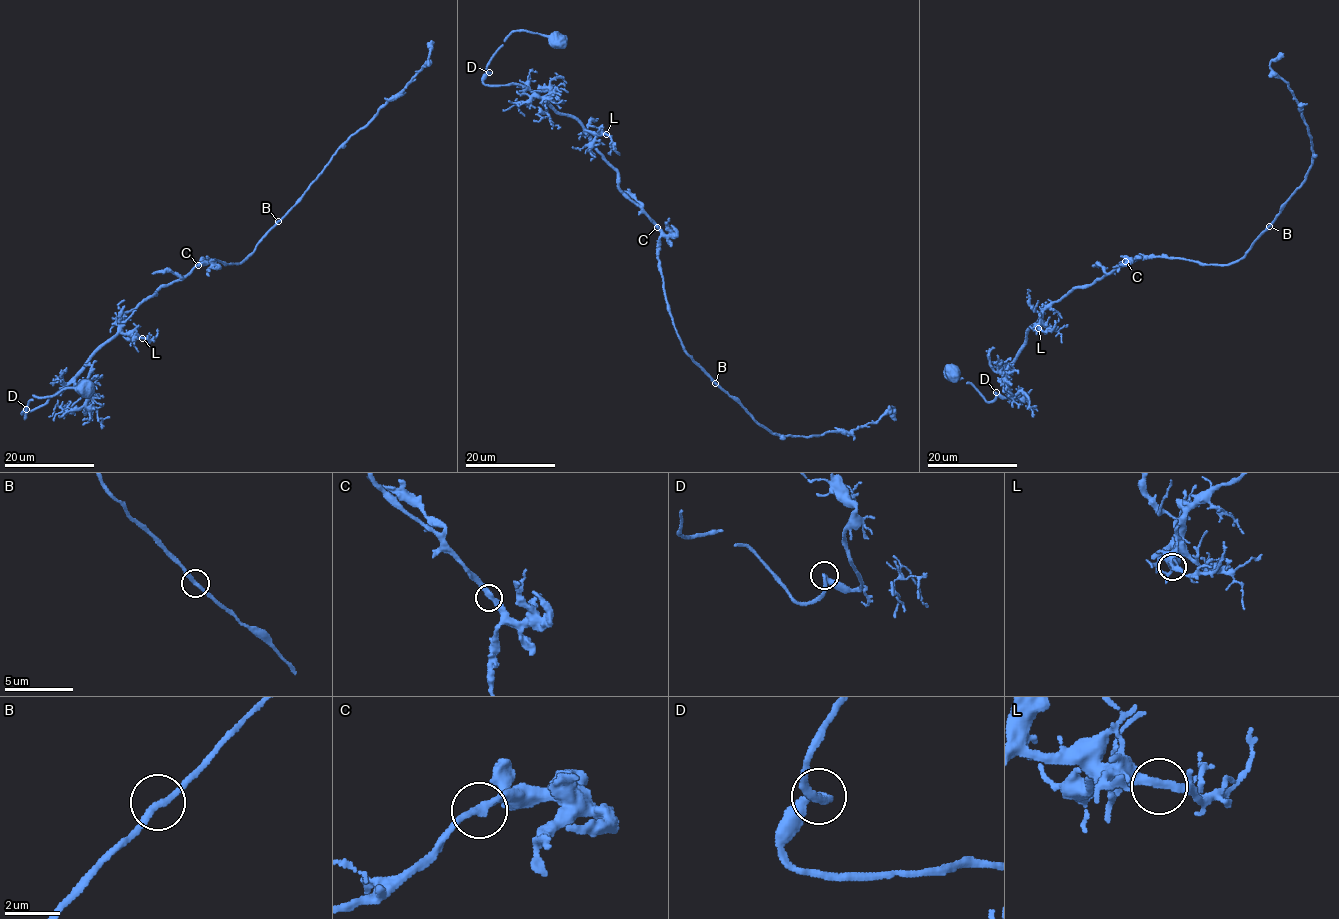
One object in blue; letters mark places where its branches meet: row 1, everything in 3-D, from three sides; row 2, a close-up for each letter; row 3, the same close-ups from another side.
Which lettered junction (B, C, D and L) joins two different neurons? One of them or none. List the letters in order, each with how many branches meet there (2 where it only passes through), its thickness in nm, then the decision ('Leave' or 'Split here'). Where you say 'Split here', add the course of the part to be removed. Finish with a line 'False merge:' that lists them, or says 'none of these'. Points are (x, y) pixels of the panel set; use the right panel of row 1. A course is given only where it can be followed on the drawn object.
B: Branches: 2. Thickness 240 nm. Leave
C: Branches: 2. Thickness 280 nm. Leave
D: Branches: 2. Thickness 280 nm. Leave
L: Branches: 2. Thickness 280 nm. Leave
False merge: none of these

